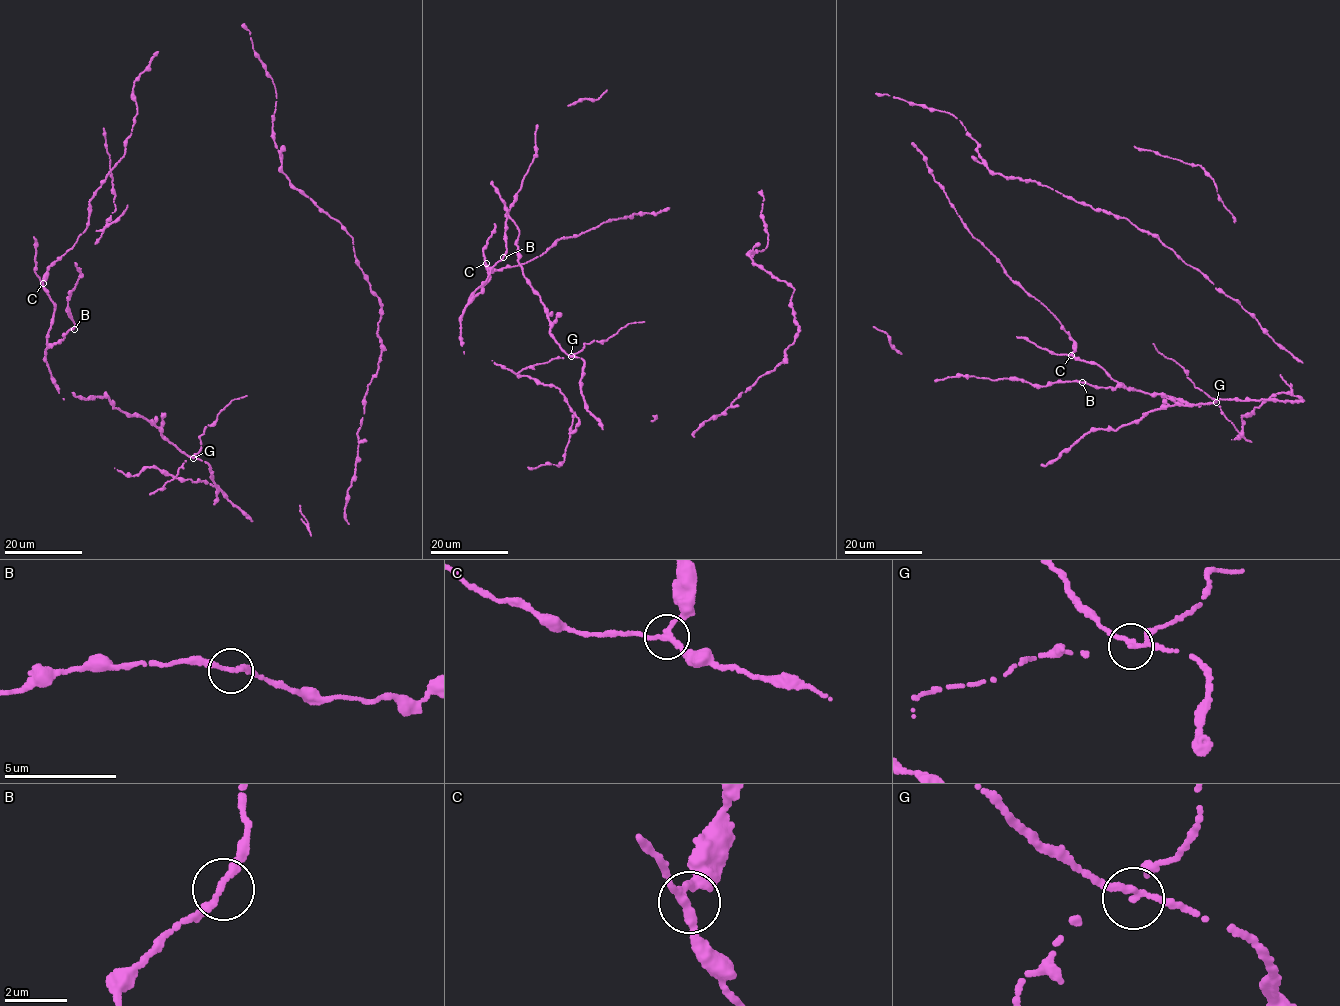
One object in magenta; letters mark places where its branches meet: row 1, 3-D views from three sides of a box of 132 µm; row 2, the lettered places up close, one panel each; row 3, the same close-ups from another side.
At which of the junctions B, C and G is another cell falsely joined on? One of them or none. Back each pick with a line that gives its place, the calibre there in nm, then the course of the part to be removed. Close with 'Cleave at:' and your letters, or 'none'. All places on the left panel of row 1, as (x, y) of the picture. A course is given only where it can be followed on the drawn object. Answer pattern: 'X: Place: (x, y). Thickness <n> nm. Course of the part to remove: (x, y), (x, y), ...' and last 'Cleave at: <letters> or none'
G: Place: (193, 458). Thickness 150 nm. Course of the part to remove: (192, 458), (201, 447), (199, 438), (206, 426), (214, 424), (221, 410), (231, 400), (246, 396)
Cleave at: G

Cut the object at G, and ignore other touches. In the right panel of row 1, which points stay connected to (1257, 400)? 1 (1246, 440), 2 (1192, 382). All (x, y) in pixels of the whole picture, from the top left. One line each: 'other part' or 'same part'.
1: other part
2: other part

